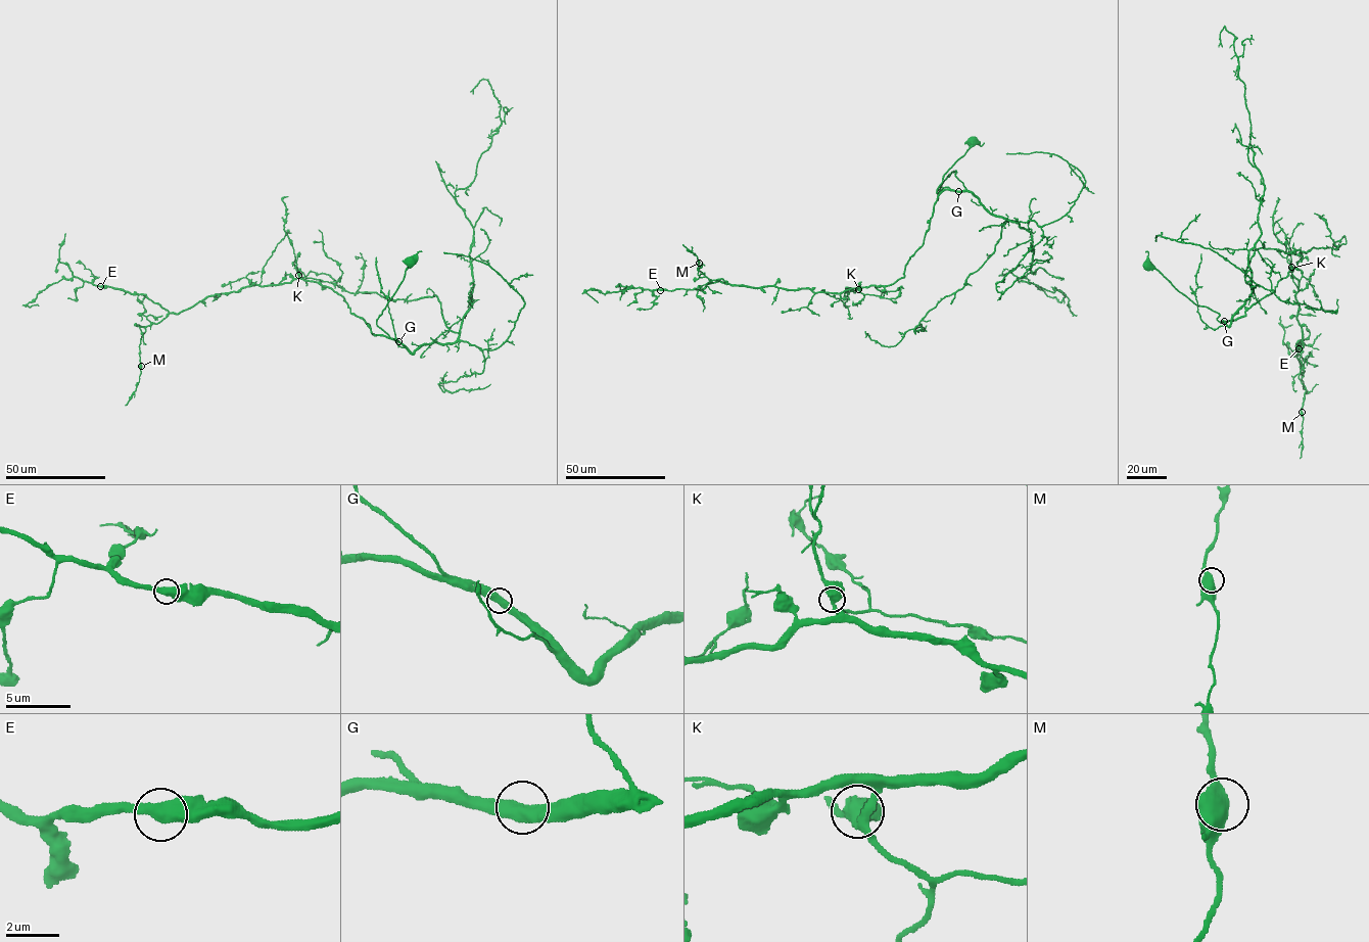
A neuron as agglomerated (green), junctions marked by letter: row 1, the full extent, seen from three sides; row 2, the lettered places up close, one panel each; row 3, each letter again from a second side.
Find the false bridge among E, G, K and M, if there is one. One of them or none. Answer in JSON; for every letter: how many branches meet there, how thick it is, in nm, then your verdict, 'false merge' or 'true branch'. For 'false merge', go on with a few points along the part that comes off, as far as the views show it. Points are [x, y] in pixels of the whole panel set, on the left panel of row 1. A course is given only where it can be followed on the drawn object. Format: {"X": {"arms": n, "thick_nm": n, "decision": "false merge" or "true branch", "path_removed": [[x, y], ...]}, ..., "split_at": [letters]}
{"E": {"arms": 2, "thick_nm": 500, "decision": "true branch"}, "G": {"arms": 2, "thick_nm": 550, "decision": "true branch"}, "K": {"arms": 2, "thick_nm": 550, "decision": "true branch"}, "M": {"arms": 2, "thick_nm": 550, "decision": "true branch"}, "split_at": []}

